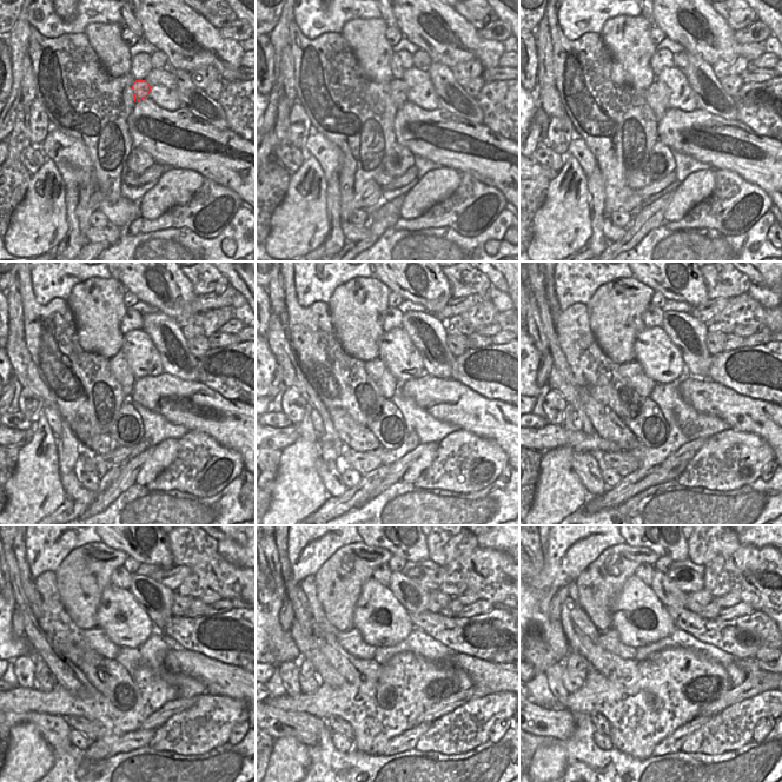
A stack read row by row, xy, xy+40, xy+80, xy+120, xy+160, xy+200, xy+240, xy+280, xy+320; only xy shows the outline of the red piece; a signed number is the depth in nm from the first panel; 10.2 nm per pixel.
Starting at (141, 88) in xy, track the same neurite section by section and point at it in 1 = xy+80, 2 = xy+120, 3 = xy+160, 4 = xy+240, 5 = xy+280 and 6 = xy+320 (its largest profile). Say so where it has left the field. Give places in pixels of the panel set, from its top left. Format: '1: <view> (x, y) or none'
1: xy+80 (657, 94)
2: xy+120 (119, 366)
3: xy+160 (377, 370)
4: xy+240 (95, 637)
5: xy+280 (351, 641)
6: xy+320 (609, 640)

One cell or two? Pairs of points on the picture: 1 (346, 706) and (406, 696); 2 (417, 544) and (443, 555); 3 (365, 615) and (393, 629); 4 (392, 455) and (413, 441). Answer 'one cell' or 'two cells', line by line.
1: one cell
2: two cells
3: one cell
4: one cell

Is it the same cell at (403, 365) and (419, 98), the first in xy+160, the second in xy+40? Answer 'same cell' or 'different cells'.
same cell

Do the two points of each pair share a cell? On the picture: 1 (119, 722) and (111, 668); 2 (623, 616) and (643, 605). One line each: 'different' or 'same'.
1: different
2: same

